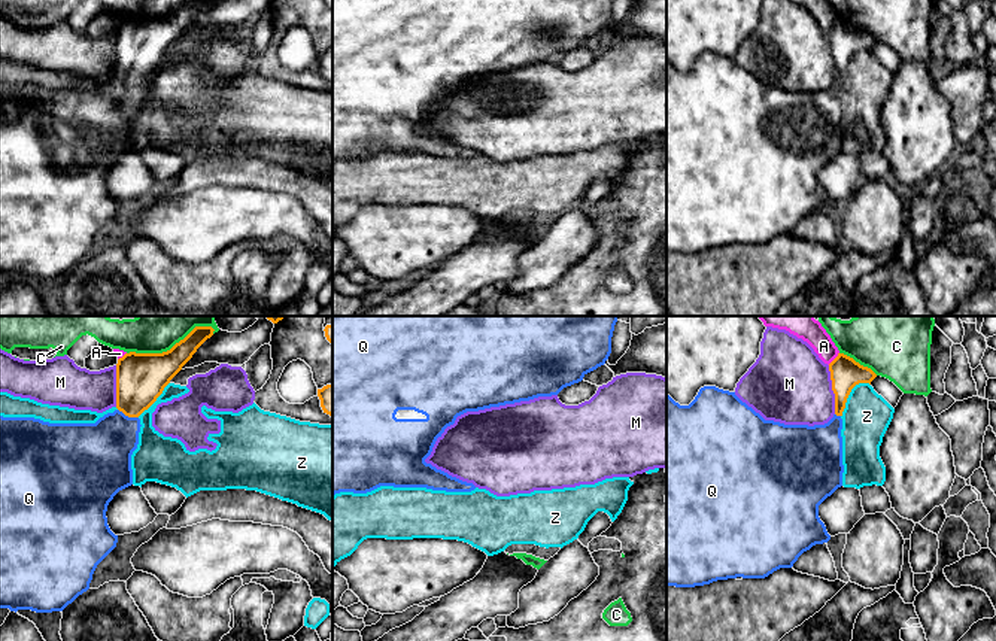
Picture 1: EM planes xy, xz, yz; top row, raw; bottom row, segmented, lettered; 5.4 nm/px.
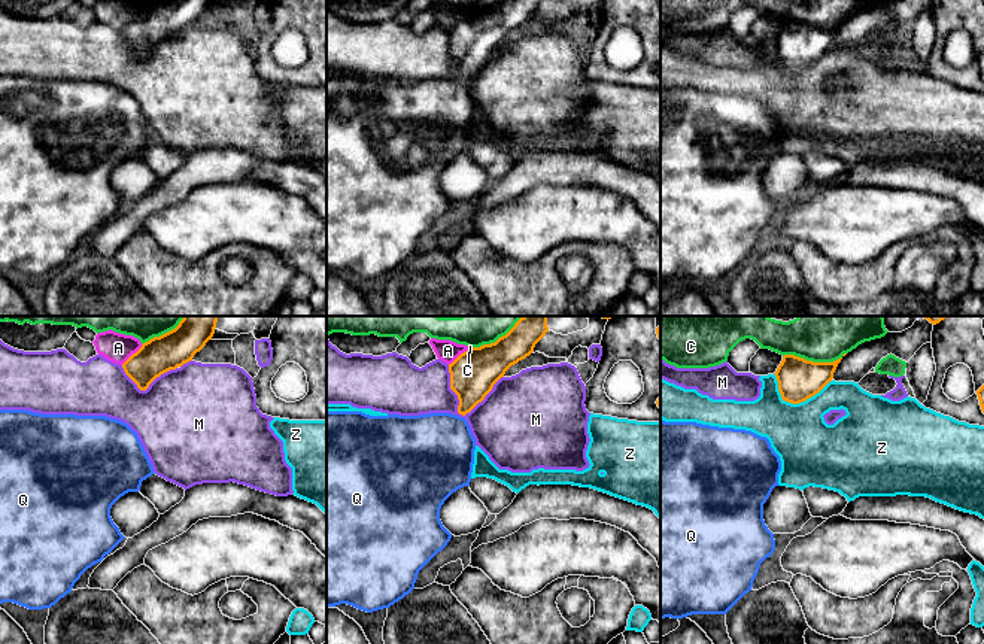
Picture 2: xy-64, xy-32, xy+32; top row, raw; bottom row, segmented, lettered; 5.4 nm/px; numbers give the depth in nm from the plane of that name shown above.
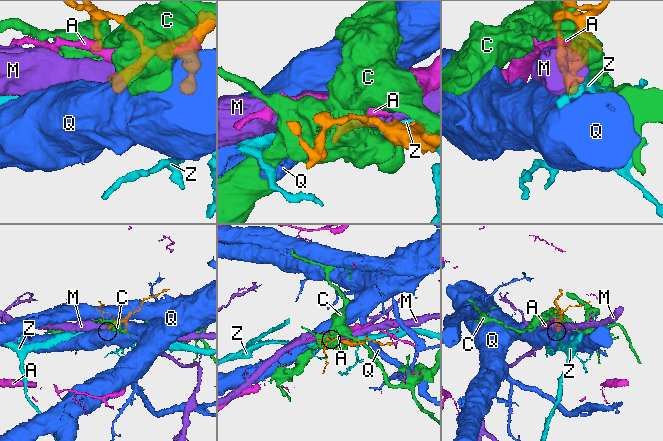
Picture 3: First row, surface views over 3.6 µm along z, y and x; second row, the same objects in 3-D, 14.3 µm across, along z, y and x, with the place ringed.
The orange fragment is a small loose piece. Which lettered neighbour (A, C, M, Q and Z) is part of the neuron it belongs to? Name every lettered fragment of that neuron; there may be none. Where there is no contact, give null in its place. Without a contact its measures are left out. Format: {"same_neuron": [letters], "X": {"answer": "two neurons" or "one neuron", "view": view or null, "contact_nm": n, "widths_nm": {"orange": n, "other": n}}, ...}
{"same_neuron": ["Q"], "A": {"answer": "two neurons", "view": "yz", "contact_nm": 90, "widths_nm": {"orange": 170, "other": 110}}, "C": {"answer": "two neurons", "view": "xy", "contact_nm": 360, "widths_nm": {"orange": 280, "other": 110}}, "M": {"answer": "two neurons", "view": "yz", "contact_nm": 260, "widths_nm": {"orange": 170, "other": 440}}, "Q": {"answer": "one neuron", "view": "xy", "contact_nm": 120, "widths_nm": {"orange": 280, "other": 320}}, "Z": {"answer": "two neurons", "view": "yz", "contact_nm": 240, "widths_nm": {"orange": 170, "other": 260}}}

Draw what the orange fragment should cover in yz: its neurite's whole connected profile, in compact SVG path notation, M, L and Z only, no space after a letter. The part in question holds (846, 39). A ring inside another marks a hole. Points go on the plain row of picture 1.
M838 19L829 30L832 57L835 60L835 80L825 91L784 91L765 86L751 73L743 69L735 58L716 52L704 52L689 72L680 72L666 60L666 252L695 253L728 244L765 244L780 234L792 234L798 224L816 210L830 206L825 189L819 183L819 171L842 152L842 78L851 55L859 49L869 49L877 40L856 28L853 24Z

